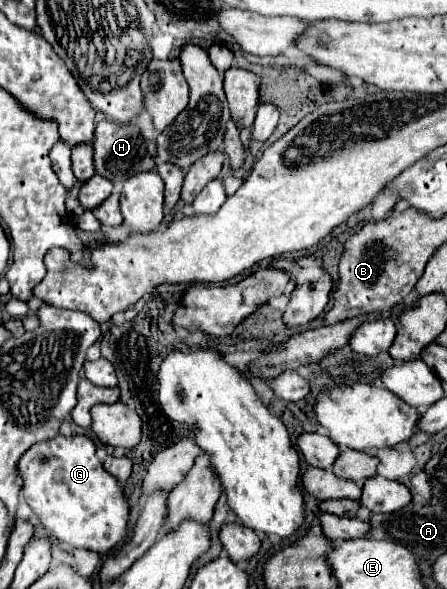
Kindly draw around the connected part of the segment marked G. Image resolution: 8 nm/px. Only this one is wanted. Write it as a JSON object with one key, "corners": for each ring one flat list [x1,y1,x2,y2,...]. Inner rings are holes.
{"corners":[[57,436,51,442,31,446,19,460,23,474,23,496,41,524,73,548,105,554,127,538,129,500,123,486,103,468,95,454,95,442,87,436]]}

